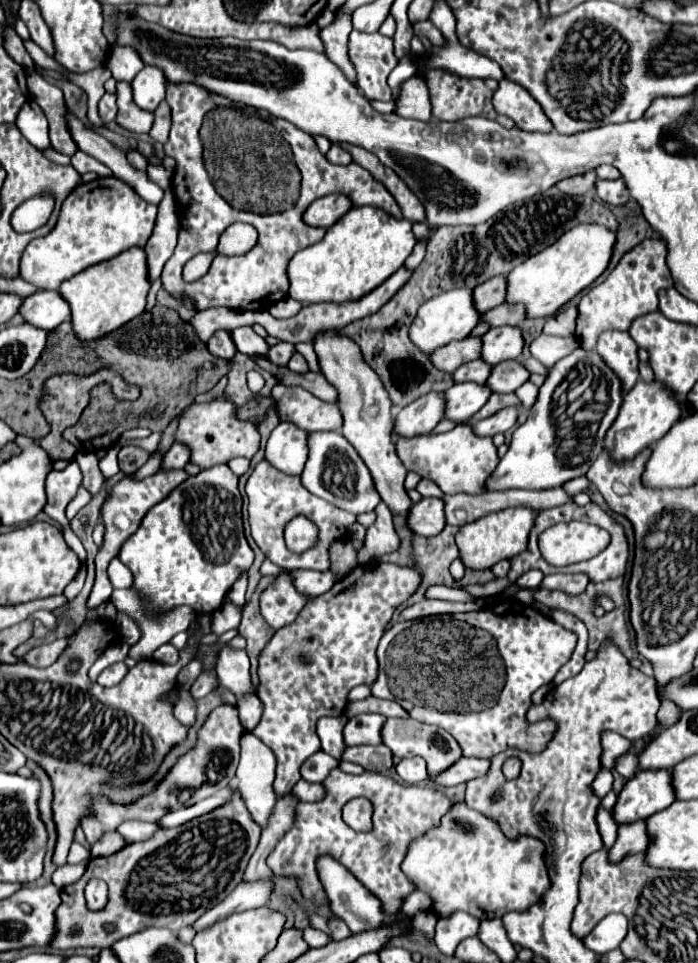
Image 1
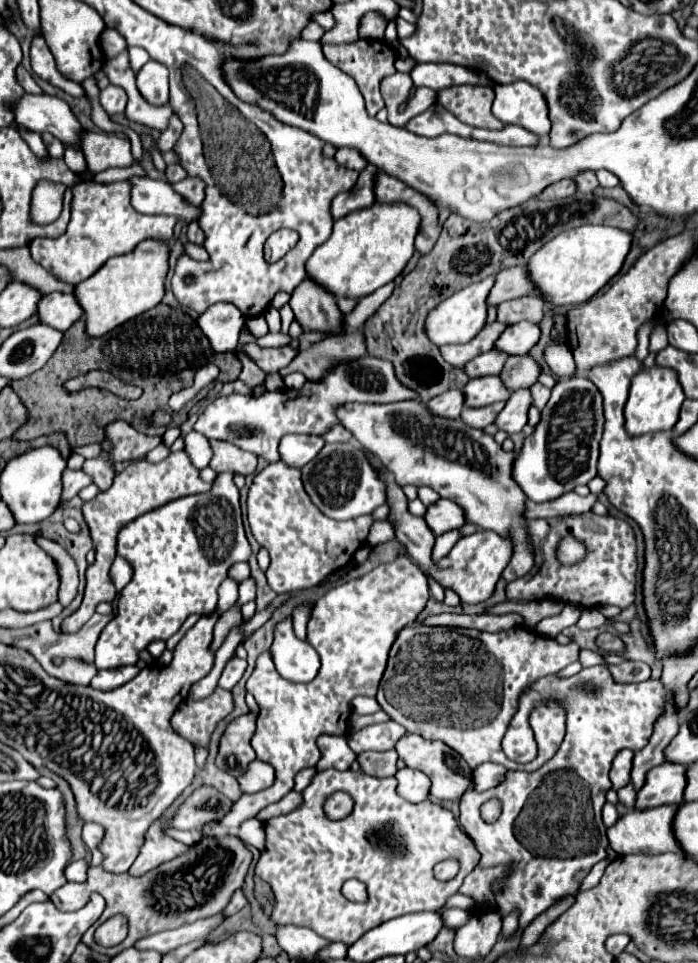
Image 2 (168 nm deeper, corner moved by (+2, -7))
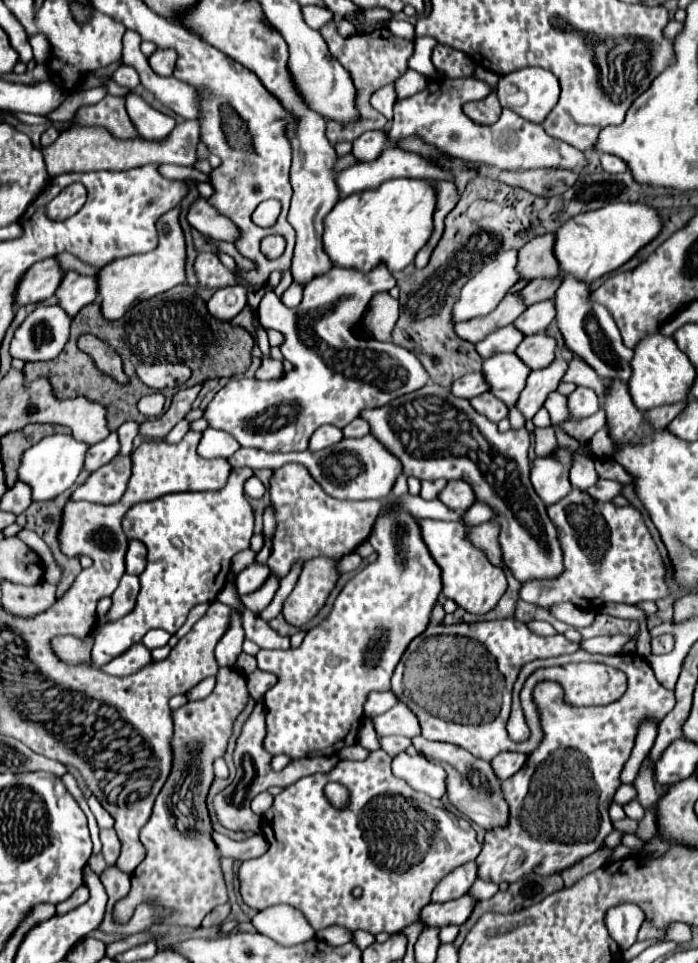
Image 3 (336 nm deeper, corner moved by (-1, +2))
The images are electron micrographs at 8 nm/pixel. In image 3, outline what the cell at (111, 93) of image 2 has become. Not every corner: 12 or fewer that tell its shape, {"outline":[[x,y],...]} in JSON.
{"outline":[[122,65],[114,71],[114,81],[128,89],[140,83],[134,67]]}

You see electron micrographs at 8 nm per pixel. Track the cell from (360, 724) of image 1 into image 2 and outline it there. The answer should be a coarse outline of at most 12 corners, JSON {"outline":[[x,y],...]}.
{"outline":[[389,720],[349,734],[355,754],[391,750],[407,730]]}

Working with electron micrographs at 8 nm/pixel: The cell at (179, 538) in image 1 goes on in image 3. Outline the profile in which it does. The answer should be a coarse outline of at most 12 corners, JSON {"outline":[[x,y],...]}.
{"outline":[[252,469],[222,491],[134,505],[148,547],[136,607],[102,625],[102,667],[150,629],[174,635],[250,547]]}

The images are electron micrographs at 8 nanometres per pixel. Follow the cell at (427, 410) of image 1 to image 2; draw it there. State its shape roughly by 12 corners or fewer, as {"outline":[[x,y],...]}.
{"outline":[[447,390],[427,402],[431,414],[459,420],[463,392]]}

